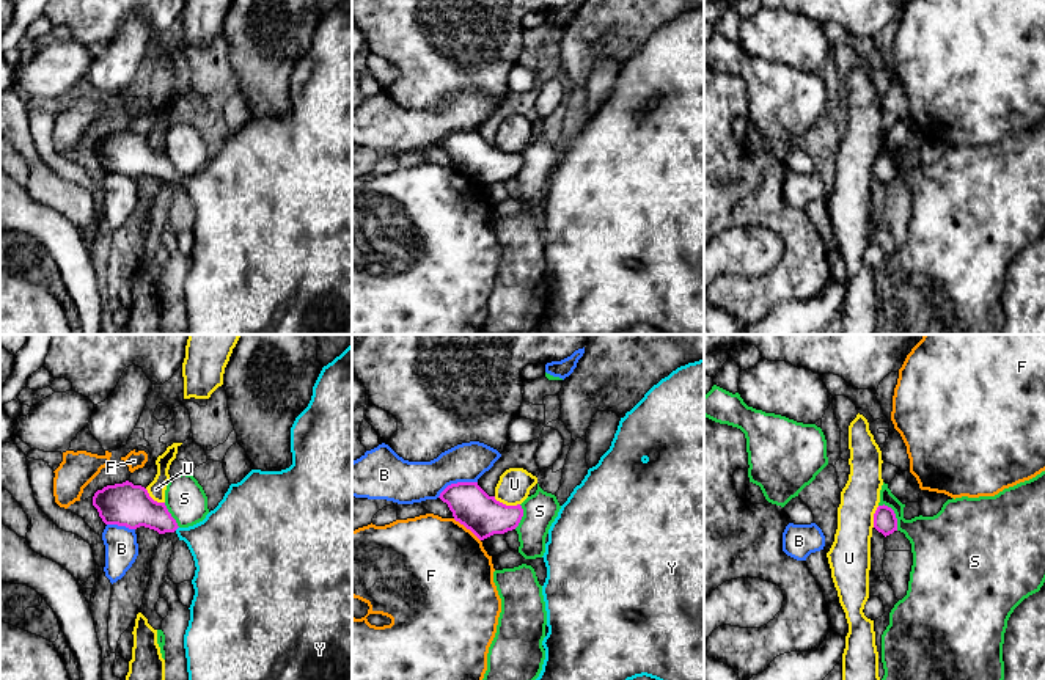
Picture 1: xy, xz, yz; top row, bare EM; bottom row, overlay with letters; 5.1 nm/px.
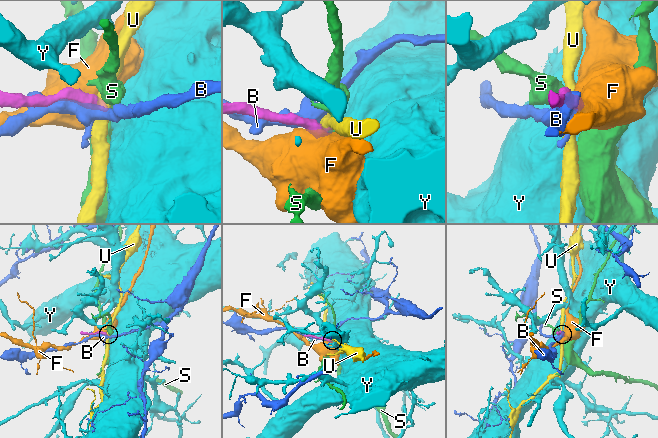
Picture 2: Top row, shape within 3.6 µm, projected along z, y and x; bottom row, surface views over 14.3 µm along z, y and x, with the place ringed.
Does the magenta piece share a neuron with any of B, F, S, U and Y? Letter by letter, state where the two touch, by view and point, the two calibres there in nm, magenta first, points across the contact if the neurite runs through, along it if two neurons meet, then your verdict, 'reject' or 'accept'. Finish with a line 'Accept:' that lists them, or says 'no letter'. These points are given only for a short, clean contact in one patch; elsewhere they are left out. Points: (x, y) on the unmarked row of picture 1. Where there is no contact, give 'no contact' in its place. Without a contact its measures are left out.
B: meets magenta in xz at (458, 131); 200 nm thick on the magenta side, 220 nm on the other; reject
F: meets magenta in xz at (467, 176); 200 nm thick on the magenta side, 500 nm on the other; border along xz (453, 167), (480, 189); reject
S: meets magenta in yz at (894, 162); 120 nm thick on the magenta side, 260 nm on the other; border along yz (879, 153), (887, 153), (893, 159), (898, 178); reject
U: meets magenta in xz at (505, 153); 200 nm thick on the magenta side, 170 nm on the other; border along xz (494, 145), (506, 153), (519, 153); reject
Y: meets magenta in xy at (176, 176); 200 nm thick on the magenta side, 320 nm on the other; runs through xy (132, 156), (153, 162), (176, 176), (186, 182), (222, 193); accept
Accept: Y

